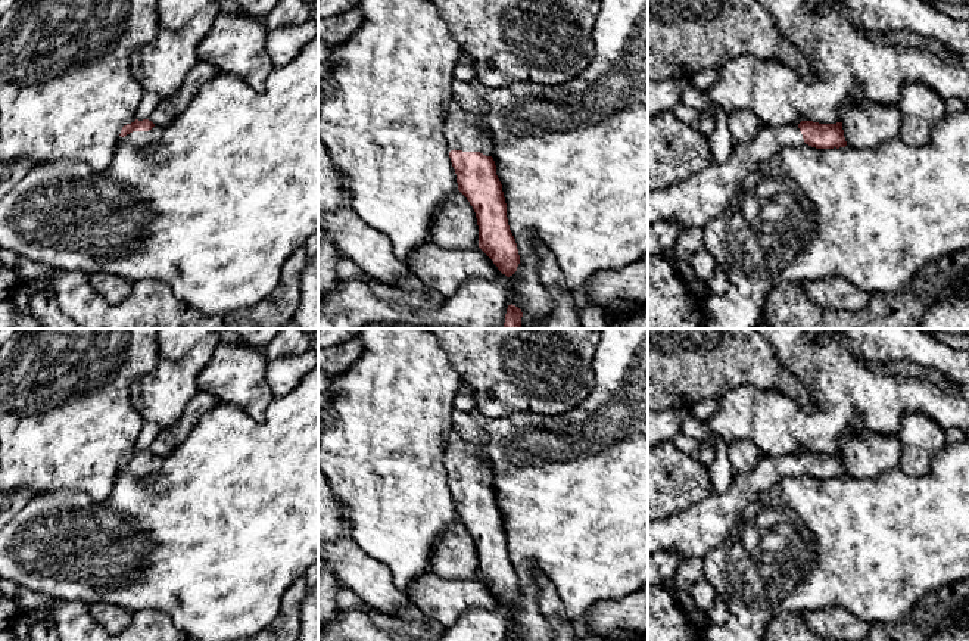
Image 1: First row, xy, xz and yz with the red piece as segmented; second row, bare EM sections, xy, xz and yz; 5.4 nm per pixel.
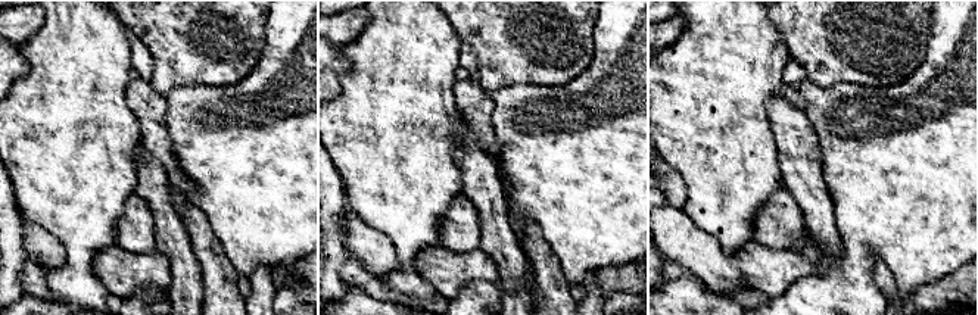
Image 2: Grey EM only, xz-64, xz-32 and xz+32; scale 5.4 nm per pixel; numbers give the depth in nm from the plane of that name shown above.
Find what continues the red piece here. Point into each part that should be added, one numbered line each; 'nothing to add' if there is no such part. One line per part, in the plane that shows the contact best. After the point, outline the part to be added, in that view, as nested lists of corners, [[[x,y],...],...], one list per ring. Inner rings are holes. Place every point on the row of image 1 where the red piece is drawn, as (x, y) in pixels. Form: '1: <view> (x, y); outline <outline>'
1: xz (463, 131); outline [[[454,100],[445,108],[445,137],[451,150],[480,152],[492,156],[490,140],[482,133],[479,119]]]

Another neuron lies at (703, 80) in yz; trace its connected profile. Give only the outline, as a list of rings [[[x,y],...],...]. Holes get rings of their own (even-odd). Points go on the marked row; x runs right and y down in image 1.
[[[717,69],[700,71],[689,78],[691,85],[701,90],[701,91],[705,91],[714,85],[714,83],[717,81],[717,75],[719,75]]]

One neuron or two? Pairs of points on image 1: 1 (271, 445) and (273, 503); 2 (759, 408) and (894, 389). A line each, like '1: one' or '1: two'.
1: one
2: one

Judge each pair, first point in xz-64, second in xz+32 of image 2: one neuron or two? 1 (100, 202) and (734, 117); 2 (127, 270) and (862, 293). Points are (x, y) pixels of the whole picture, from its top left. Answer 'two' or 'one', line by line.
1: one
2: two

